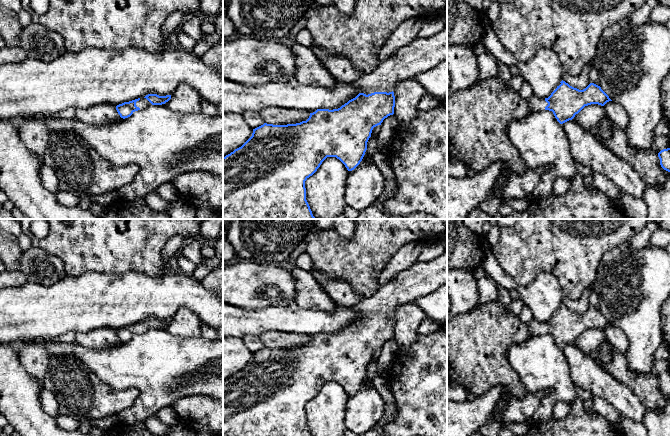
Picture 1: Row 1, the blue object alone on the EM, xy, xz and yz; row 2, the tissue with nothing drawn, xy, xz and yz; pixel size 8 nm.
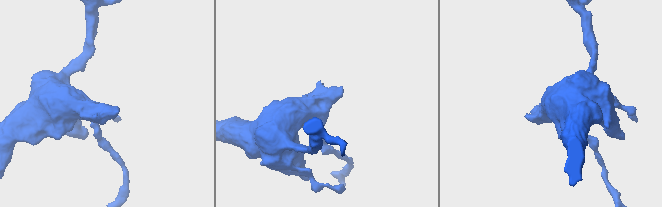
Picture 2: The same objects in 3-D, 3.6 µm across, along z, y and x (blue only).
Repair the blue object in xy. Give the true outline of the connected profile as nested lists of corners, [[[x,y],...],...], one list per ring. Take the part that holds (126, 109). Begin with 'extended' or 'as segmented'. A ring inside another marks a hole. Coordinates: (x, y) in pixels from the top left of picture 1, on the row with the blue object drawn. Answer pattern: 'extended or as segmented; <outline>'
extended; [[[148,94],[143,98],[119,104],[116,106],[116,110],[120,117],[125,119],[130,117],[135,111],[143,110],[149,105],[165,105],[170,99],[171,95]]]

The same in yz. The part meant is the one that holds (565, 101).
extended; [[[565,81],[551,93],[548,98],[539,98],[532,95],[527,101],[532,112],[541,112],[545,110],[552,111],[555,118],[560,124],[572,120],[585,106],[598,104],[604,106],[607,102],[612,101],[609,96],[601,89],[600,86],[590,83],[585,89],[579,90],[570,86]]]

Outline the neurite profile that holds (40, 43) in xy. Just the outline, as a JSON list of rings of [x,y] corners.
[[[33,22],[24,26],[22,32],[19,34],[19,47],[27,53],[29,59],[44,62],[50,62],[66,53],[64,39],[58,33]]]

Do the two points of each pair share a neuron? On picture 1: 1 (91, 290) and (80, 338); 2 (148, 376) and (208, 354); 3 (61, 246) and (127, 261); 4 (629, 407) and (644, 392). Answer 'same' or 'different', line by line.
1: different
2: same
3: same
4: different

